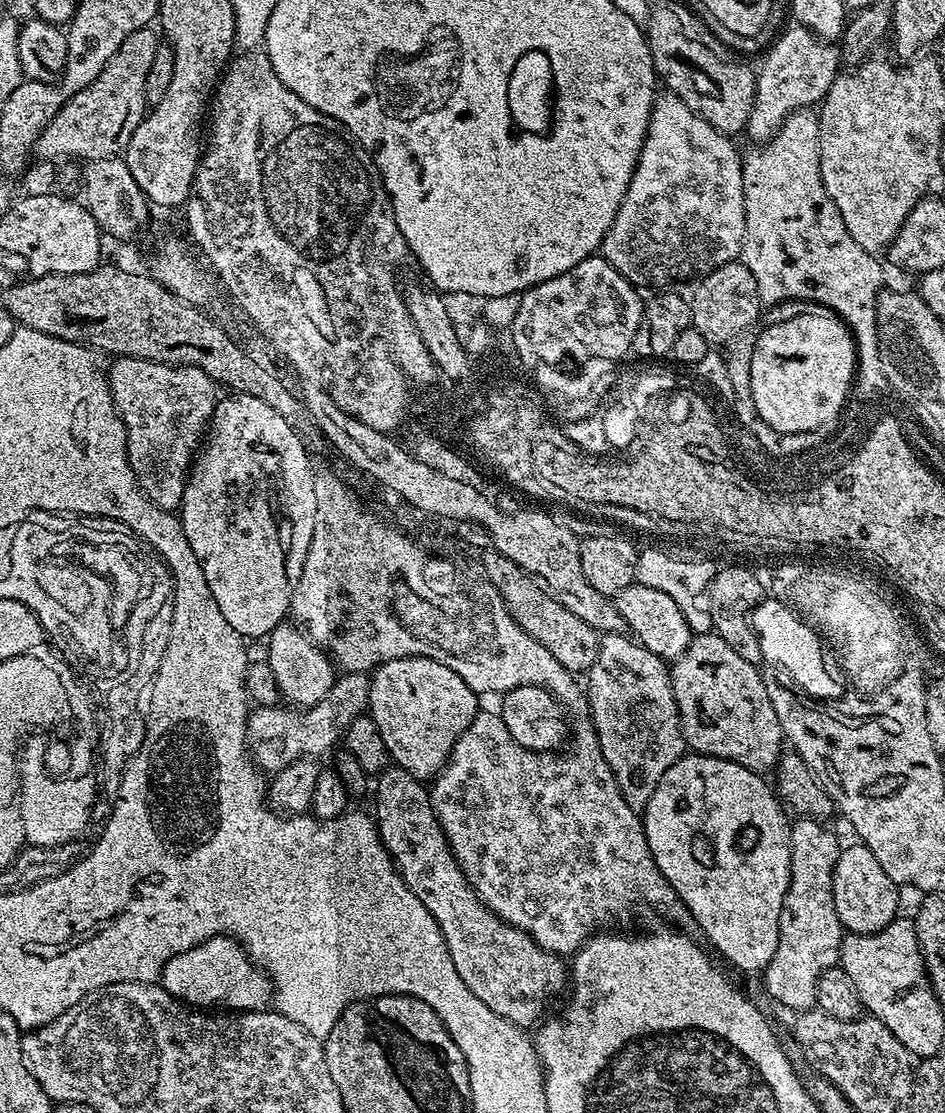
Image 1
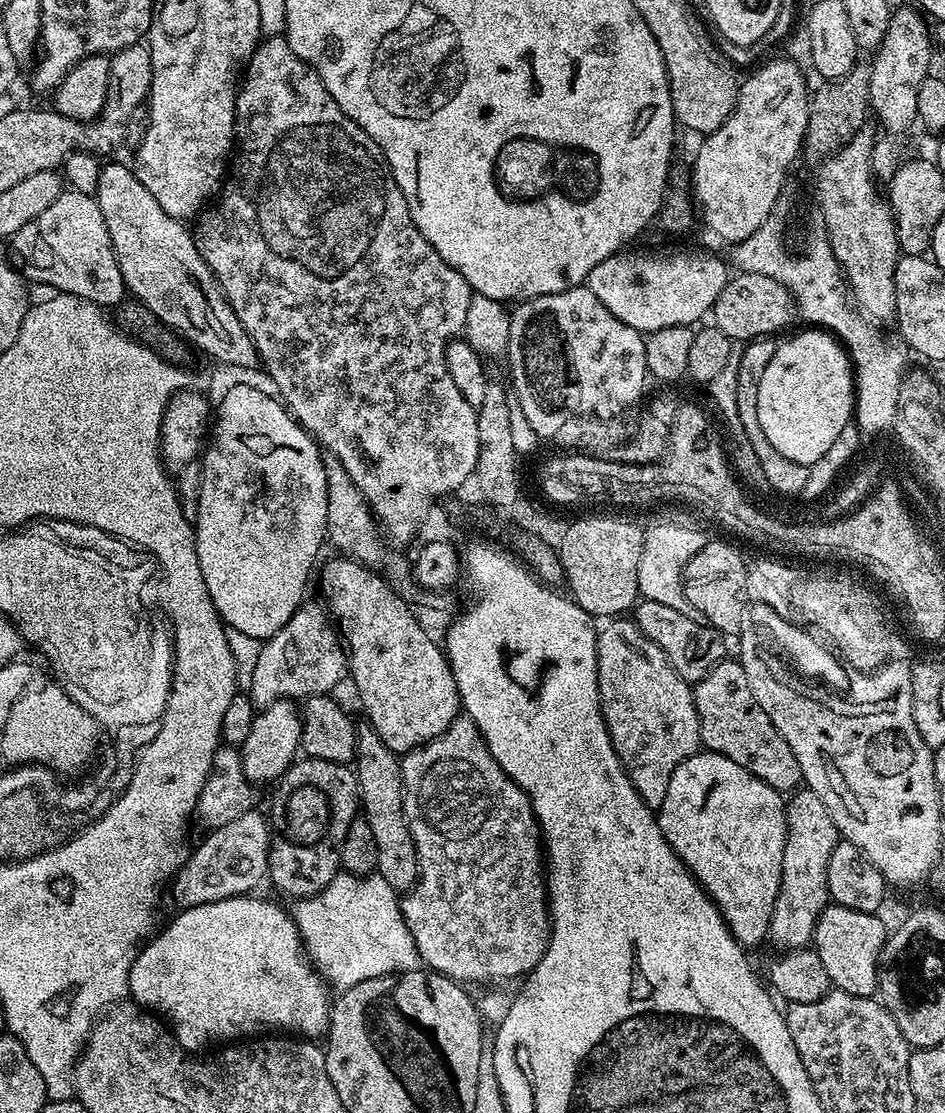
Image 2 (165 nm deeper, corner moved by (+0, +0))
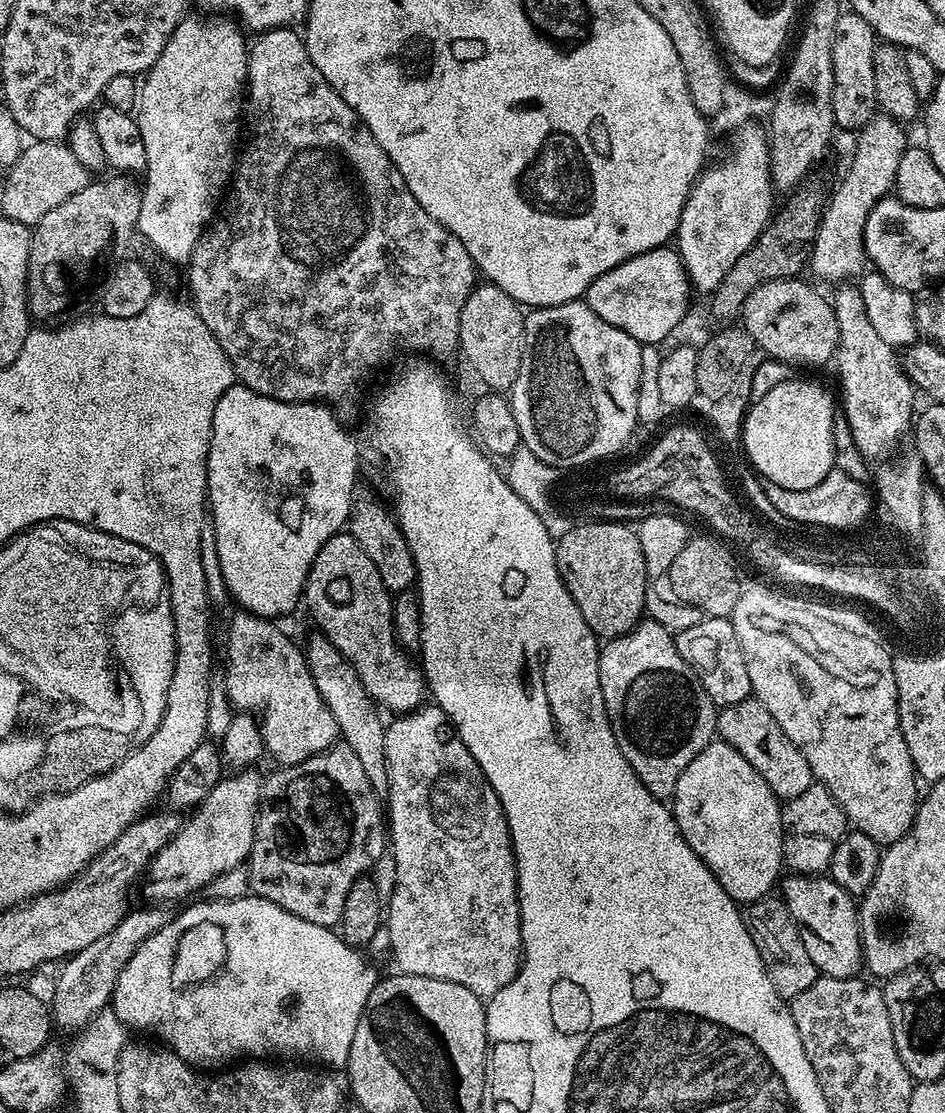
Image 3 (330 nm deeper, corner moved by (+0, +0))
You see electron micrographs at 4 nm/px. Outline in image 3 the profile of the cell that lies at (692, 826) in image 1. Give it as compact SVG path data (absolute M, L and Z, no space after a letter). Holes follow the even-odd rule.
M719 738L708 744L706 750L702 750L702 754L698 754L686 770L682 770L682 778L678 778L670 807L690 850L702 858L704 865L711 870L714 878L718 878L722 890L726 890L732 900L747 906L769 895L775 884L777 887L782 876L780 868L785 867L784 831L780 817L782 804L770 786L766 786L762 774L758 774L758 770L754 770L754 766L750 766L750 762L746 762L734 746Z

